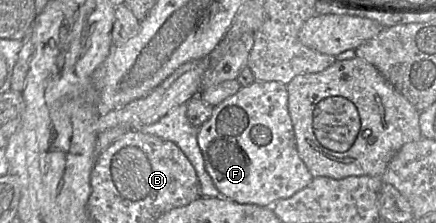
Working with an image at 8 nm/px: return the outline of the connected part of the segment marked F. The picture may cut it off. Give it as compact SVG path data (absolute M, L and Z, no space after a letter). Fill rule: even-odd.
M255 81L241 87L234 95L213 107L211 117L199 127L197 141L205 169L216 188L224 198L239 204L271 207L275 202L293 196L313 180L297 151L288 110L288 91L281 82Z

